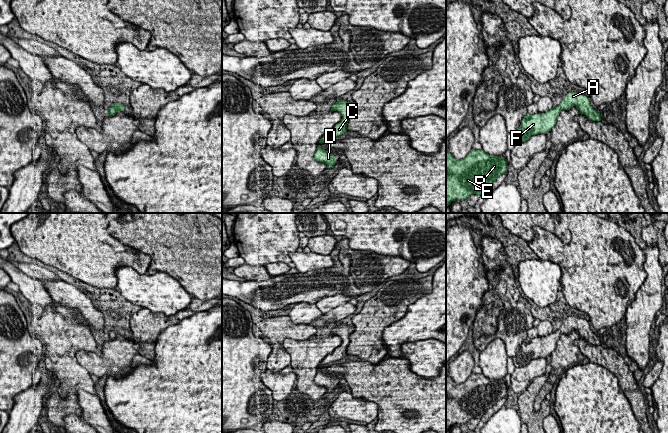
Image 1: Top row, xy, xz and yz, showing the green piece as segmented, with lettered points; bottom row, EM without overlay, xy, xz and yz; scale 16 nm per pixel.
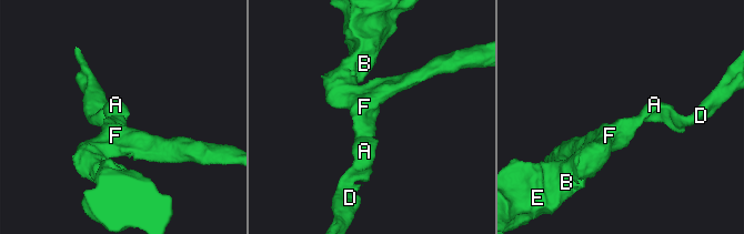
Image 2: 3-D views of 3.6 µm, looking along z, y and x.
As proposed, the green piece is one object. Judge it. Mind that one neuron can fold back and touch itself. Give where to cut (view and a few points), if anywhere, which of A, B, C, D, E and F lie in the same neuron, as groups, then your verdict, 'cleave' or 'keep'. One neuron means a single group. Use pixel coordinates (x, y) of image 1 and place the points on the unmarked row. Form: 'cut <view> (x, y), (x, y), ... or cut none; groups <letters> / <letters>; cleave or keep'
cut none; groups A B C D E F; keep

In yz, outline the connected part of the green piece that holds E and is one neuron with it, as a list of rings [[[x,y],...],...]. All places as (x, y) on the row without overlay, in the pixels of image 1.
[[[471,373],[461,384],[446,375],[446,431],[472,418],[481,419],[507,392],[505,382],[489,379],[483,373]]]

